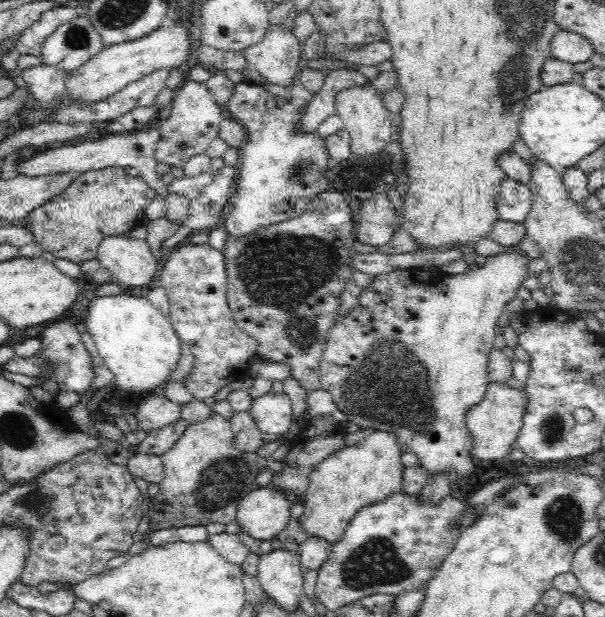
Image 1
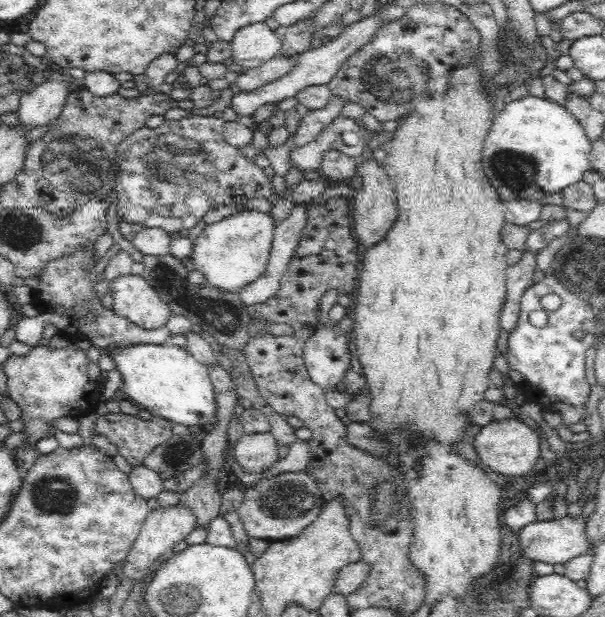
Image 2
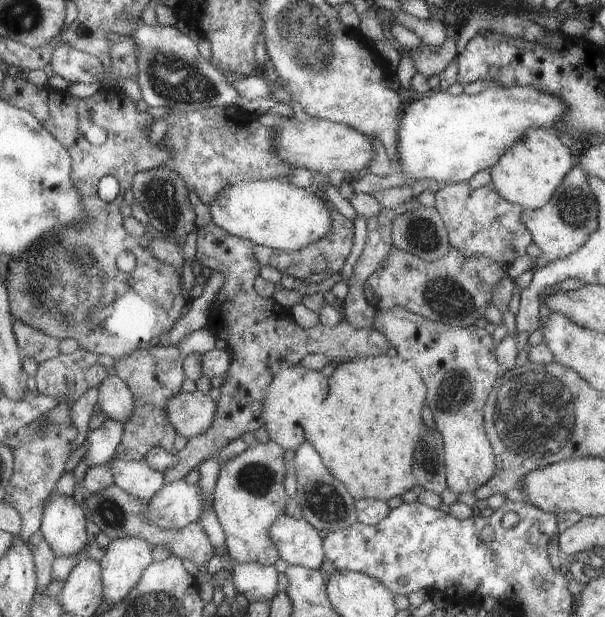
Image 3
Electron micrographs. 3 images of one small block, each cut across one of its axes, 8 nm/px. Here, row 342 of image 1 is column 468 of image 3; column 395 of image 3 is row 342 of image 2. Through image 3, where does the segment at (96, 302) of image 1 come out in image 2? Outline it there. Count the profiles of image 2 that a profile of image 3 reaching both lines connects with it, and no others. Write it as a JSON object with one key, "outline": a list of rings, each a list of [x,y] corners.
{"outline":[[[169,343],[120,345],[109,350],[113,368],[120,372],[128,400],[173,424],[210,424],[215,421],[215,394],[208,367],[186,349]]]}

